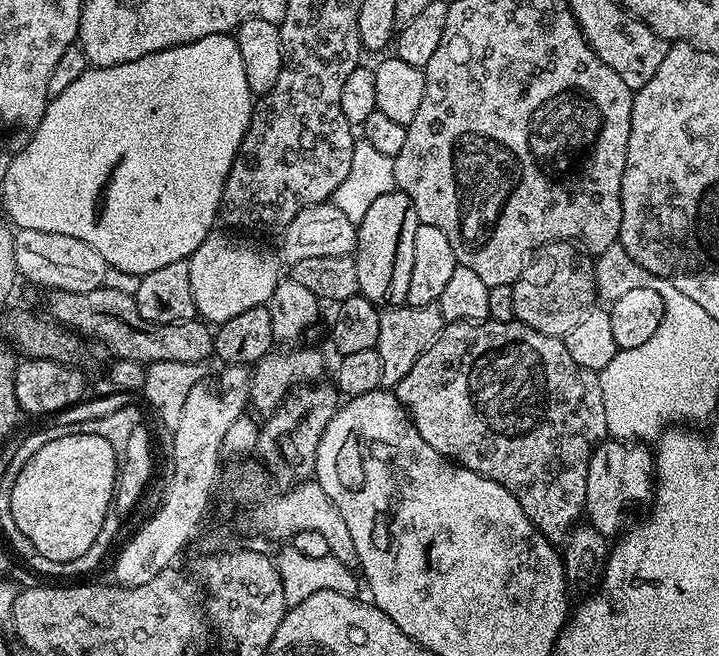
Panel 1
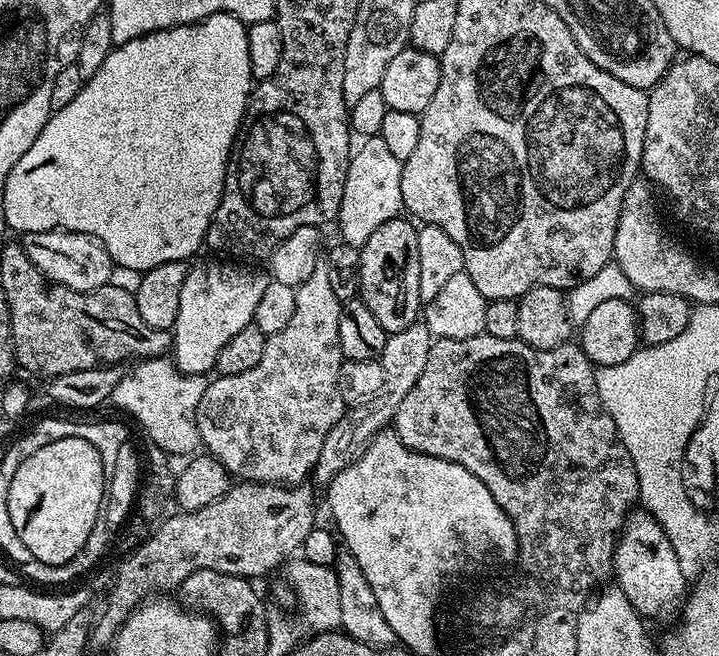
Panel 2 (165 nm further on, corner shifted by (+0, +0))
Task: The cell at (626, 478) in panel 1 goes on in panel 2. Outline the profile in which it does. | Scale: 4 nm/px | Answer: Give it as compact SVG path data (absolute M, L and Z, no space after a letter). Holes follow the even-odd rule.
M633 510L628 513L620 535L616 537L616 549L612 559L614 584L621 588L626 598L633 604L634 610L643 618L668 620L679 613L686 598L686 578L666 538L666 530L647 510Z

